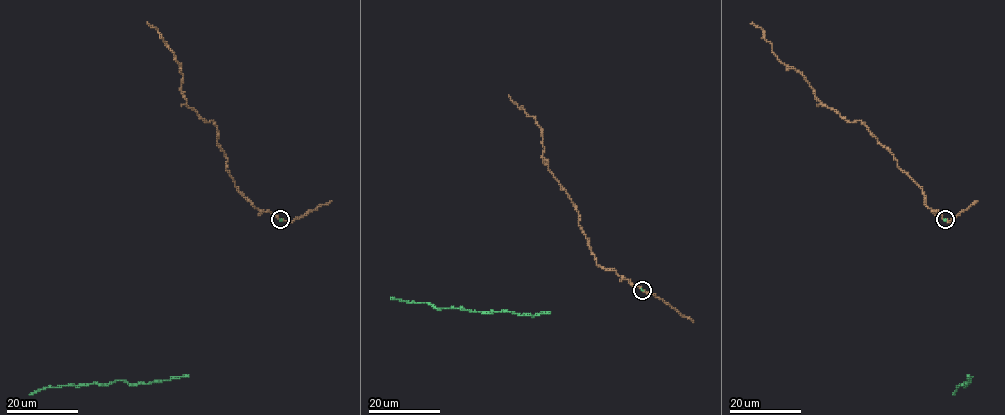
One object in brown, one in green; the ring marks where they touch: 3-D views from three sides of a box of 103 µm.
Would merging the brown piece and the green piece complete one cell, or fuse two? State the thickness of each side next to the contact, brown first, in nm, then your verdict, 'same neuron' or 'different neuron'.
280/80 nm | same neuron

